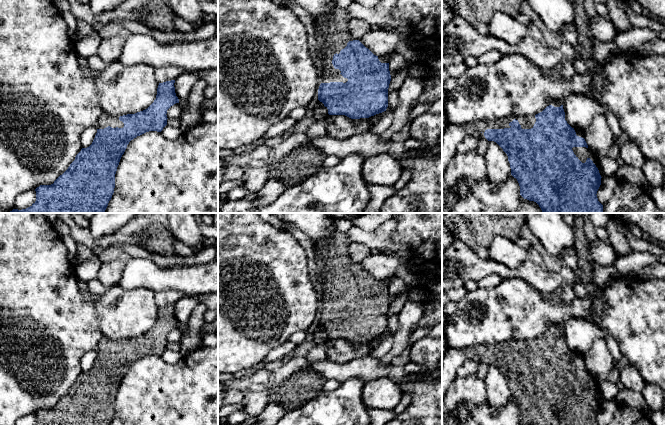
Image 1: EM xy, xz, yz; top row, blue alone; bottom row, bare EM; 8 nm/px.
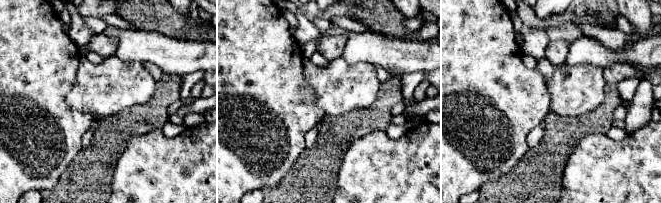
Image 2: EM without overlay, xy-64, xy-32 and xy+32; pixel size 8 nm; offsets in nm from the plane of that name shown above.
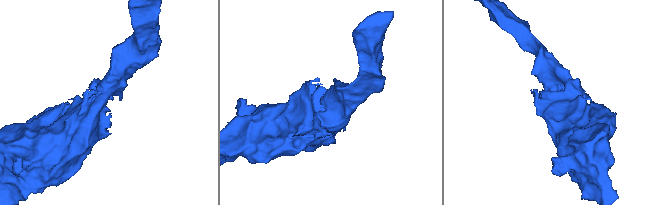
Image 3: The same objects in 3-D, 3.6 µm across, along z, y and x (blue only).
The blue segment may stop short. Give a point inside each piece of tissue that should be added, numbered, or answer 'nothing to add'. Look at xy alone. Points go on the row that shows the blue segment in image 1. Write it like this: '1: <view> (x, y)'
1: xy (105, 120)

